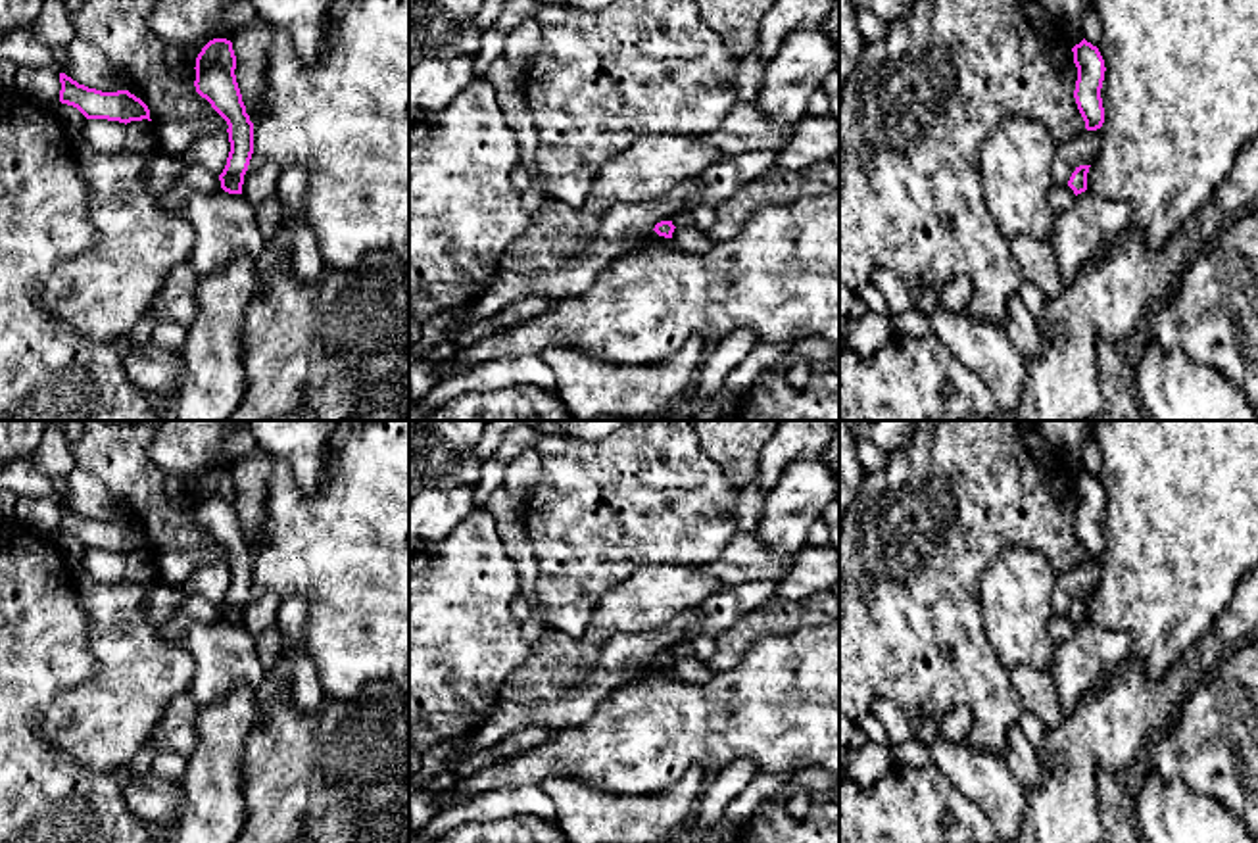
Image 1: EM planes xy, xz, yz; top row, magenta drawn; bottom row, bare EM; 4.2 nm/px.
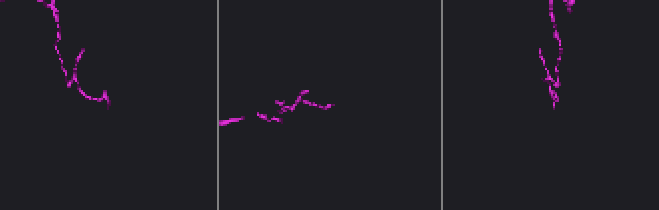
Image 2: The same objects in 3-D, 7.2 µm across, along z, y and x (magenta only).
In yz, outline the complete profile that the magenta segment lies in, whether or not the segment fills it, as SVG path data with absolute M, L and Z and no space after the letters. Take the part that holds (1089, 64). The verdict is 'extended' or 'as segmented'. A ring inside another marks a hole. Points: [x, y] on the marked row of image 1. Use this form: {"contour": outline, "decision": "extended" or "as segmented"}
{"contour": "M1085 38L1072 48L1074 63L1077 67L1077 81L1074 98L1077 109L1085 121L1087 131L1097 131L1104 123L1104 108L1101 98L1101 88L1104 81L1104 60L1097 46Z", "decision": "as segmented"}

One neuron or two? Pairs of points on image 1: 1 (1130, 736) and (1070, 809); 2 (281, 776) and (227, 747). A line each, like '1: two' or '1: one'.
1: one
2: two

